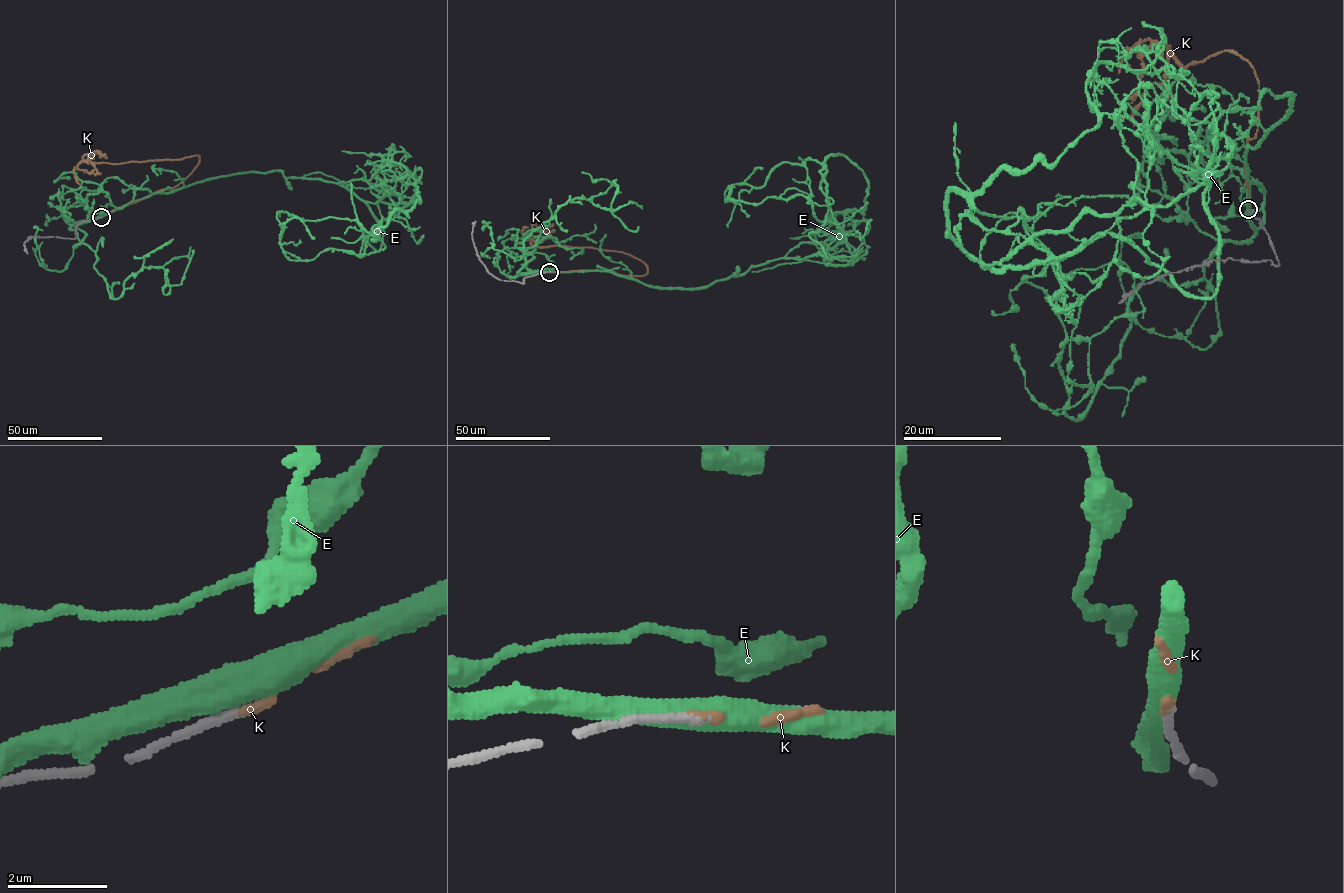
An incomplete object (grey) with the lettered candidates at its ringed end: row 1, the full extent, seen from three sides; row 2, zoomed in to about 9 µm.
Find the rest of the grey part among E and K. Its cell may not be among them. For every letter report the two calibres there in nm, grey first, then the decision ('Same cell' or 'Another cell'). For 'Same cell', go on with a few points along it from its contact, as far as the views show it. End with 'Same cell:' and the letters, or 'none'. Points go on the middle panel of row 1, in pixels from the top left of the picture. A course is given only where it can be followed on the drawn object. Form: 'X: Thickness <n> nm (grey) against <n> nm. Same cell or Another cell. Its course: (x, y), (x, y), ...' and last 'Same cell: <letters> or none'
E: Thickness 190 nm (grey) against 500 nm. Another cell
K: Thickness 170 nm (grey) against 150 nm. Same cell. Its course: (549, 272), (640, 276), (647, 268), (621, 252), (534, 246), (531, 242), (541, 240), (524, 238), (528, 227)
Same cell: K

